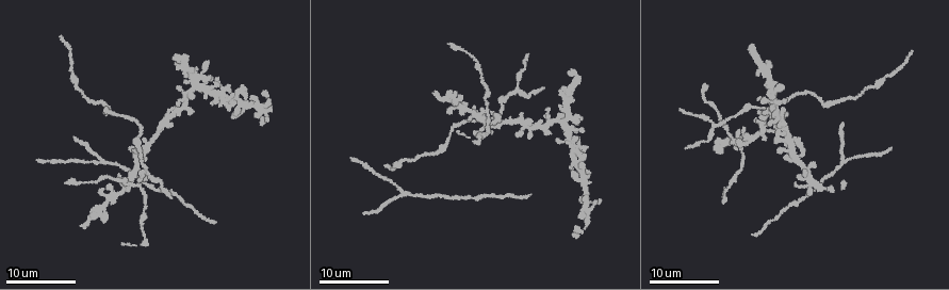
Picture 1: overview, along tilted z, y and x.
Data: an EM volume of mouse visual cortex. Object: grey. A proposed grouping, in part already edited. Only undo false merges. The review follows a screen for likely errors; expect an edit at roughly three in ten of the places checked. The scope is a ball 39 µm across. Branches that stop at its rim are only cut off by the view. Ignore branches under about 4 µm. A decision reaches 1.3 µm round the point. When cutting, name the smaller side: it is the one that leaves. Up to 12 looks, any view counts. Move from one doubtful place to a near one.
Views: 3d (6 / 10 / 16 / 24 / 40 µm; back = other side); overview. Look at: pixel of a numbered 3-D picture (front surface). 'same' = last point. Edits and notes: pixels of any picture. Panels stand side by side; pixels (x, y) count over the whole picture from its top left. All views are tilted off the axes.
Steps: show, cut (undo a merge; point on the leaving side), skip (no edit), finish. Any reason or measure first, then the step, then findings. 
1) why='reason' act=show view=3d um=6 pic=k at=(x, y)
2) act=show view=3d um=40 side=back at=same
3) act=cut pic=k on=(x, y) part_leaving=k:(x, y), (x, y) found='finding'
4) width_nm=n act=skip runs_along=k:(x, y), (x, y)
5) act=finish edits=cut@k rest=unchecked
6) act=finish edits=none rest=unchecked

why='sudden change in width' act=show view=3d um=16 pic=1 at=(800, 202)

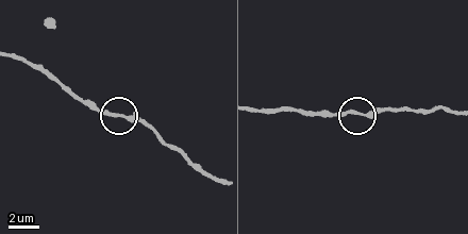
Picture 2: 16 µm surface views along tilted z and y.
act=show view=3d um=6 pic=2 at=(362, 115)

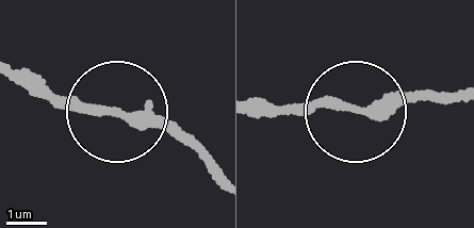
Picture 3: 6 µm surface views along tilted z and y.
width_nm=260 act=skip found='one cell here'

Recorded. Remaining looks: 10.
why='branch point' act=show view=3d um=24 pic=1 at=(843, 160)

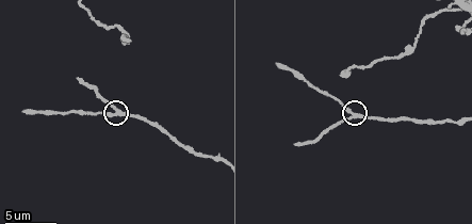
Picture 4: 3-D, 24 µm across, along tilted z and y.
why='closer look' act=show view=3d um=6 pic=4 at=(354, 117)

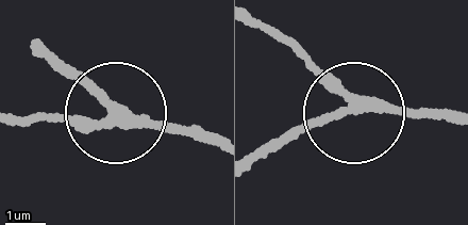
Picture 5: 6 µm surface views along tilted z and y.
act=skip found='continuous, no second cell'

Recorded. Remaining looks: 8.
why='three-way junction' act=show view=3d um=24 pic=1 at=(130, 188)

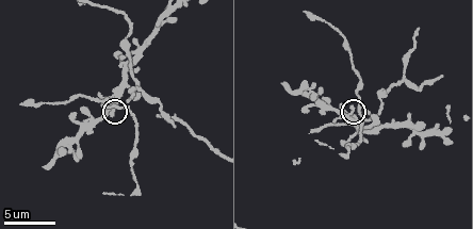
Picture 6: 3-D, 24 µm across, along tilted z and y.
act=show view=3d um=6 pic=6 at=(350, 114)

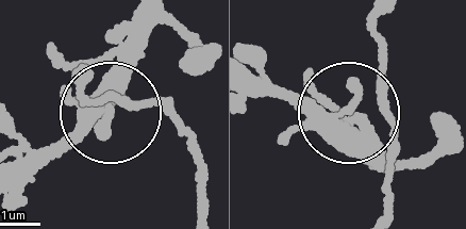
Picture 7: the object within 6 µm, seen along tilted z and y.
width_nm=250 act=skip runs_along=7:(354, 108), (380, 111), (390, 190) found='one cell here'

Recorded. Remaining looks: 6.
why='looks like a crossing' act=show view=3d um=6 pic=6 at=(149, 35)

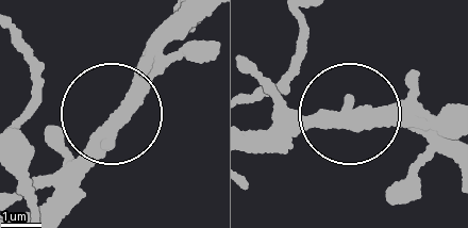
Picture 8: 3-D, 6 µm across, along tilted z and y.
arms=4 act=skip runs_along=8:(47, 214), (63, 169), (186, 49) found='continuous, no second cell'

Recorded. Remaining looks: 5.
why='branch point' act=show view=3d um=10 pic=6 at=(141, 89)

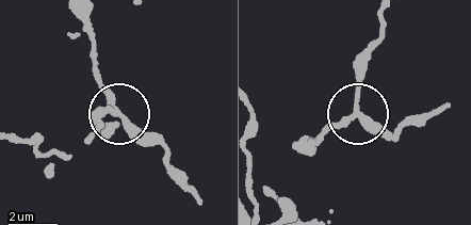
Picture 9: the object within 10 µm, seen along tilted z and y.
width_nm=190 act=skip found='all the same cell'

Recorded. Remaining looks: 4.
why='looks like a crossing' act=show view=3d um=24 pic=1 at=(566, 124)

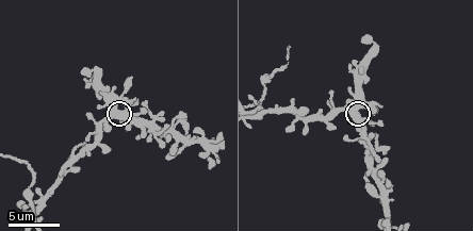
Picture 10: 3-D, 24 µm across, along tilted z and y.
act=show view=3d um=6 pic=10 at=(119, 110)

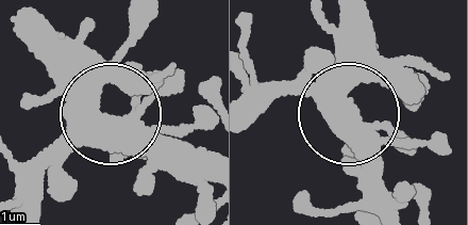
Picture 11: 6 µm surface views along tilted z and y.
width_nm=450 act=skip found='continuous, no second cell'

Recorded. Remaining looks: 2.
act=finish edits=none rest=unchecked

